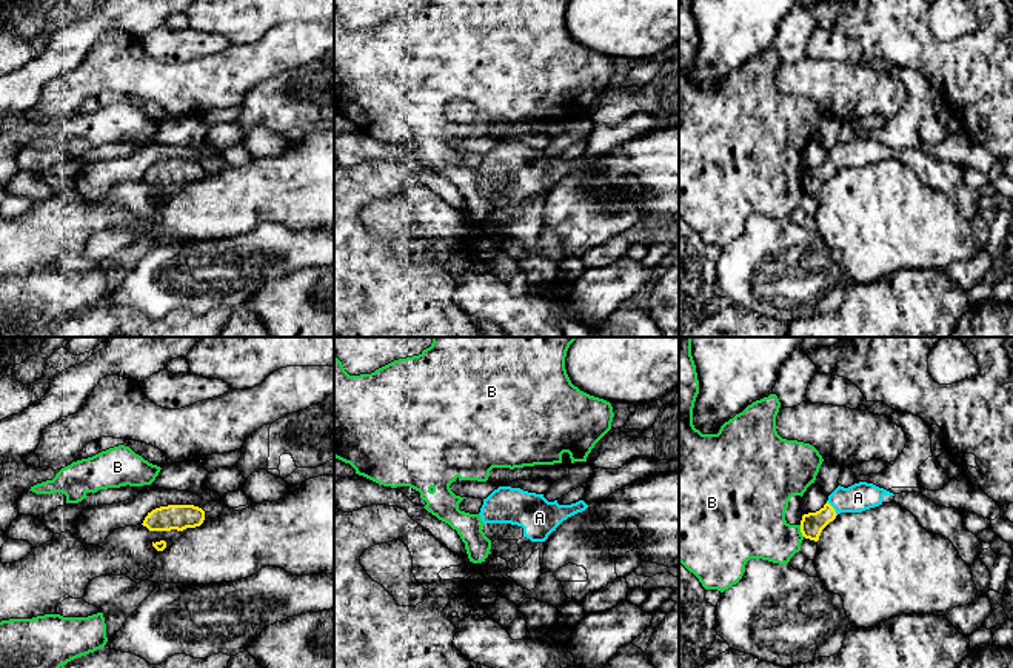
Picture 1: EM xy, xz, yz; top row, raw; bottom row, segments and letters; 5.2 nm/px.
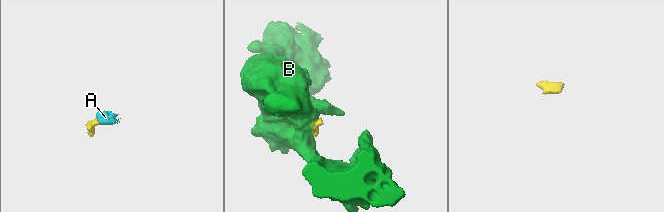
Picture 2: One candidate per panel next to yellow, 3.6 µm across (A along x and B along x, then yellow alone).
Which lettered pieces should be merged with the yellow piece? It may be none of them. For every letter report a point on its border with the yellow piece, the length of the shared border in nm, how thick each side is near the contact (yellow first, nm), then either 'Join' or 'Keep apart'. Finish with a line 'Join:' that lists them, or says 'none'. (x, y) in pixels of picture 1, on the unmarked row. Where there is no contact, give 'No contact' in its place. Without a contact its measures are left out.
A: Touches yellow at yz (833, 163). Shared border 90 nm. Thickness 120 nm (yellow) against 150 nm. Join
B: Touches yellow at yz (801, 187). Shared border 70 nm. Thickness 120 nm (yellow) against 340 nm. Keep apart
Join: A

